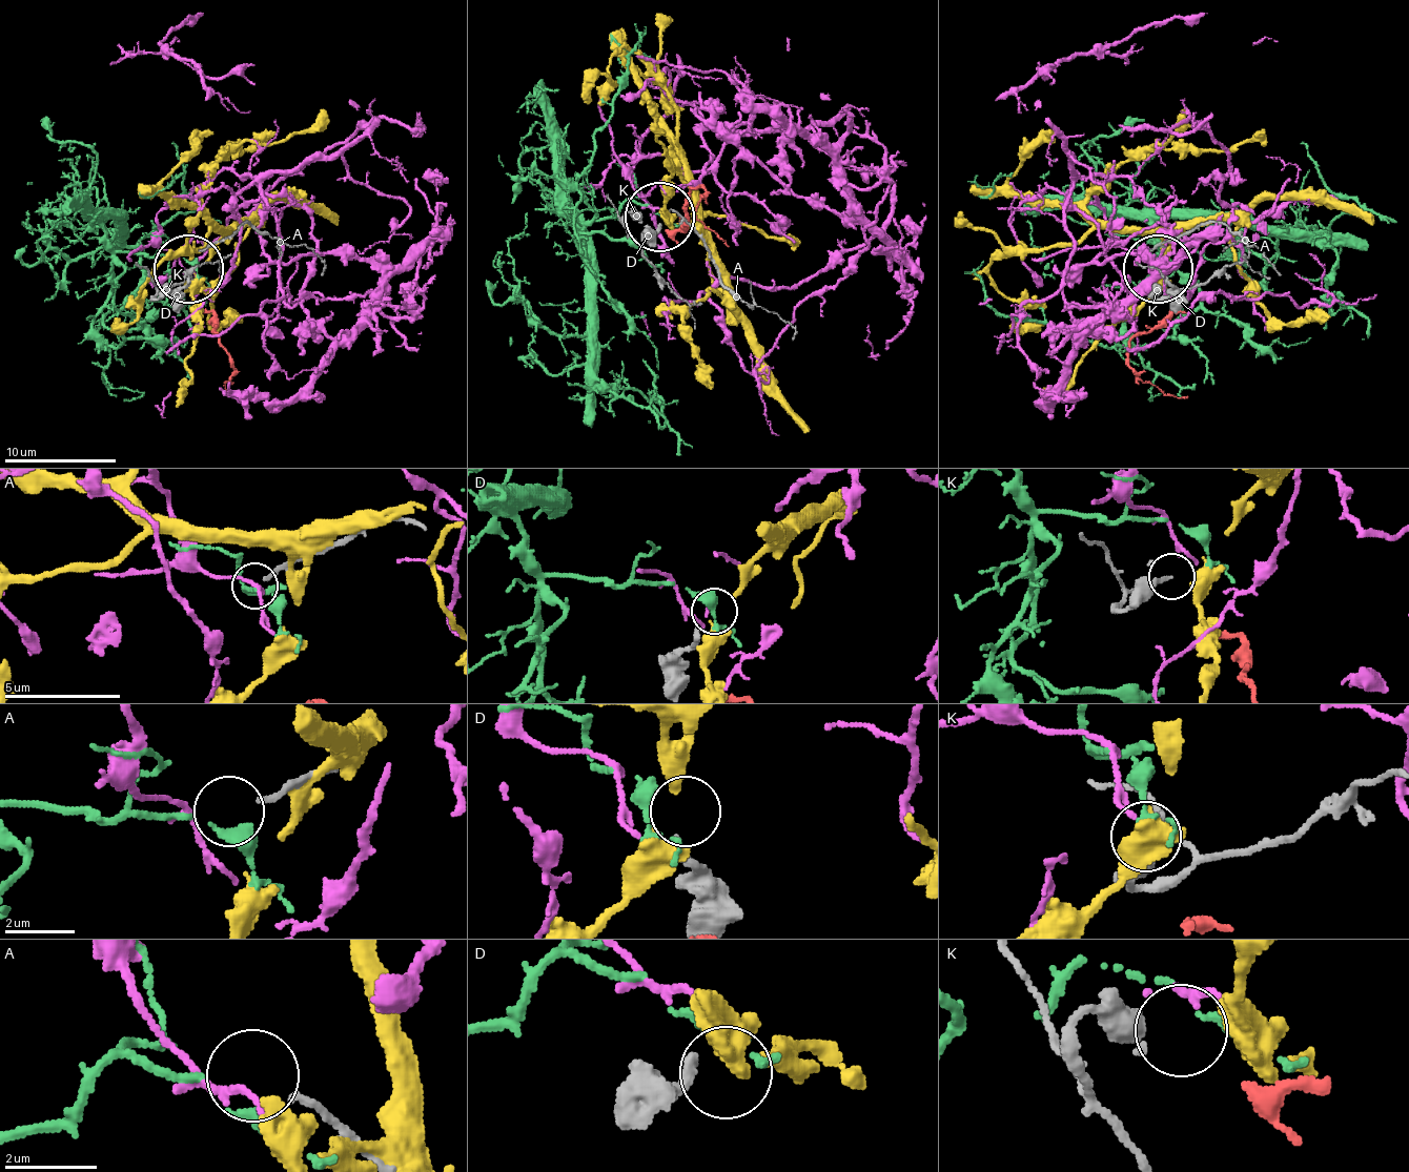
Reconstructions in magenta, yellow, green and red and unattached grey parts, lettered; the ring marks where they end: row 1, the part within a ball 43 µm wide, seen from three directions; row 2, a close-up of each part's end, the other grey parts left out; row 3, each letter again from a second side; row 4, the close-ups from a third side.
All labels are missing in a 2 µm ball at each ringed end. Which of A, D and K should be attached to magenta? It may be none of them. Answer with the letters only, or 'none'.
none

